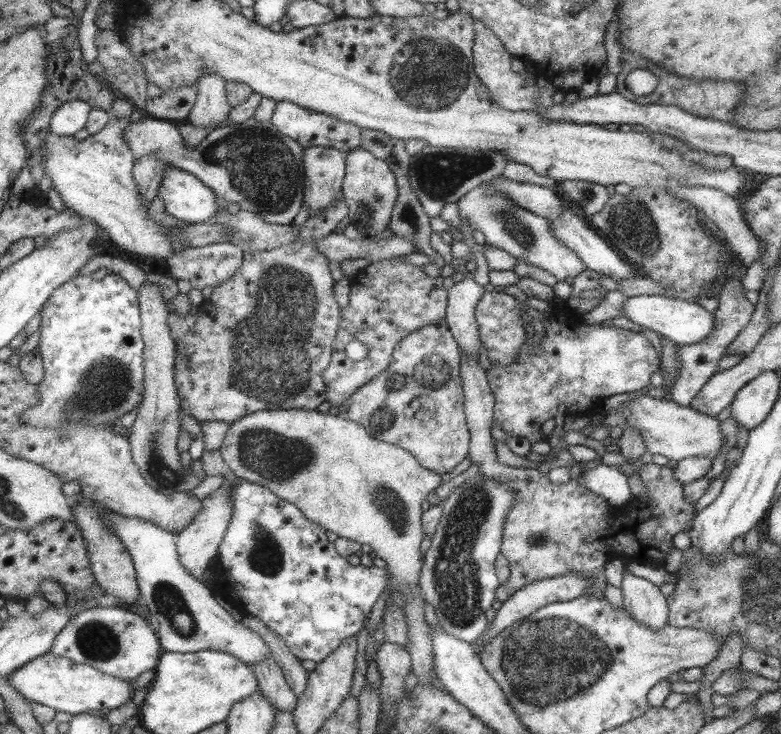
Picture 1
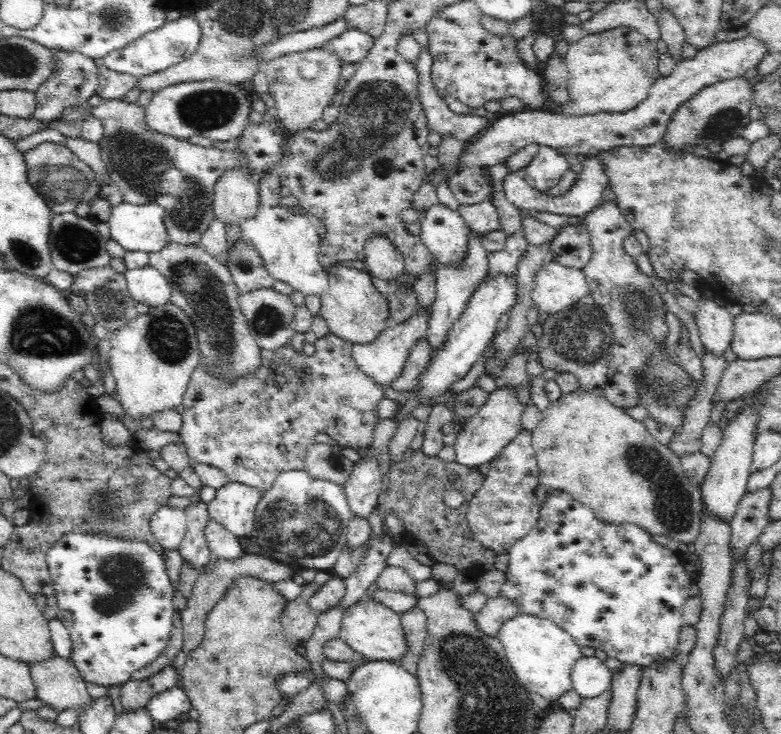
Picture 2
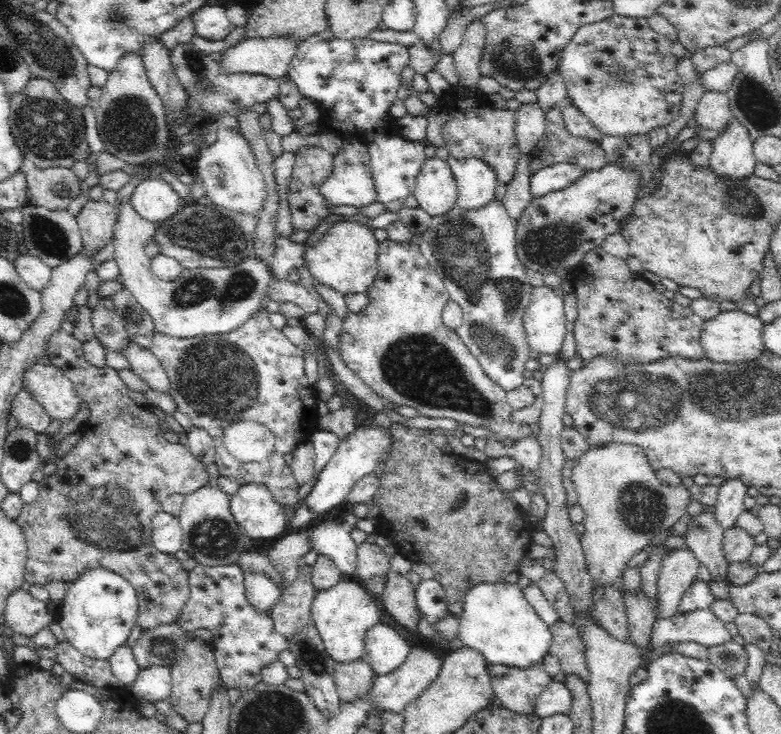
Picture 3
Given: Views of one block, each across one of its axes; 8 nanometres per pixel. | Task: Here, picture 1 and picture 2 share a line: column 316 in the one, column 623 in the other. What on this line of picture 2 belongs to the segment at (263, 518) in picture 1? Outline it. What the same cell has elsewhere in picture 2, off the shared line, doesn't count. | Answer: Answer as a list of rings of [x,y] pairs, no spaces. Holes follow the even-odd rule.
[[[550,491],[550,498],[546,499],[546,502],[543,502],[541,506],[535,529],[530,534],[526,534],[525,538],[518,540],[509,549],[509,556],[509,567],[505,572],[506,580],[504,580],[499,594],[510,599],[510,601],[518,602],[518,612],[534,614],[540,618],[551,620],[565,631],[568,631],[568,634],[574,639],[575,643],[578,643],[579,647],[586,646],[595,650],[604,650],[608,657],[618,658],[622,663],[638,664],[644,667],[649,667],[654,662],[668,662],[670,659],[676,659],[676,662],[681,661],[683,663],[683,657],[678,652],[678,641],[681,628],[684,626],[683,606],[686,599],[690,598],[688,590],[690,590],[693,580],[682,567],[677,552],[653,542],[649,532],[641,530],[638,525],[598,521],[590,507],[574,500],[568,493]]]

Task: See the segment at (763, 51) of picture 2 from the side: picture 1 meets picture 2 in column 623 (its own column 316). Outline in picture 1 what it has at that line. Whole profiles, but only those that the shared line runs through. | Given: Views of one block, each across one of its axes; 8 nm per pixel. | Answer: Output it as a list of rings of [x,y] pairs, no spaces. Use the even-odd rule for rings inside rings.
[[[287,101],[275,102],[271,118],[268,121],[274,127],[277,127],[281,134],[284,134],[287,138],[292,138],[304,148],[312,146],[333,147],[344,155],[349,150],[359,147],[359,142],[361,142],[360,133],[363,132],[357,125],[343,122],[340,119],[333,118],[333,116],[319,114],[317,111],[305,110],[304,107]]]

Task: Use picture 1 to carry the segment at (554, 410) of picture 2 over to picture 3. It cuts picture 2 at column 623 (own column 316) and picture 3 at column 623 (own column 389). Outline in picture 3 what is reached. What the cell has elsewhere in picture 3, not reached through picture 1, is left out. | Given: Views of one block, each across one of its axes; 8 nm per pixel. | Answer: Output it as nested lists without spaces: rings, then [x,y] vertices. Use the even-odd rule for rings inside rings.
[[[610,443],[606,447],[591,447],[591,450],[574,464],[572,479],[578,495],[577,502],[585,512],[583,524],[586,531],[579,540],[594,587],[612,586],[614,590],[623,594],[626,591],[623,576],[628,562],[651,545],[656,536],[672,527],[672,522],[676,522],[676,518],[682,516],[686,510],[686,502],[691,497],[690,492],[684,490],[682,484],[680,488],[662,486],[656,480],[653,468],[646,458],[642,450],[636,446]]]

